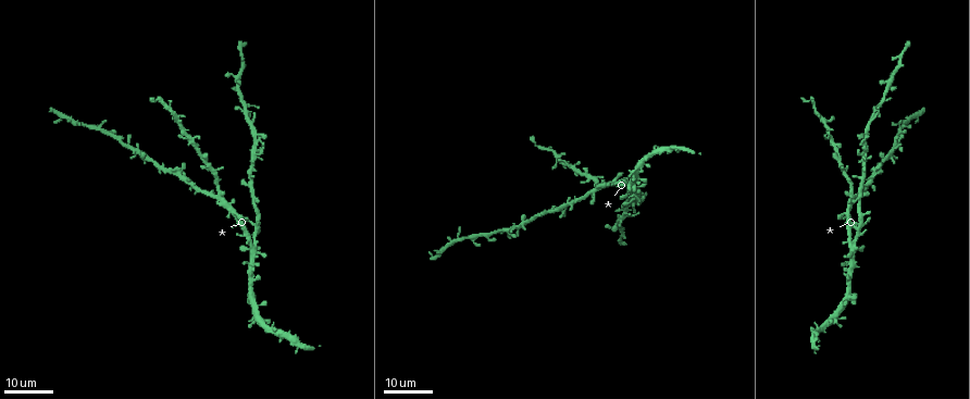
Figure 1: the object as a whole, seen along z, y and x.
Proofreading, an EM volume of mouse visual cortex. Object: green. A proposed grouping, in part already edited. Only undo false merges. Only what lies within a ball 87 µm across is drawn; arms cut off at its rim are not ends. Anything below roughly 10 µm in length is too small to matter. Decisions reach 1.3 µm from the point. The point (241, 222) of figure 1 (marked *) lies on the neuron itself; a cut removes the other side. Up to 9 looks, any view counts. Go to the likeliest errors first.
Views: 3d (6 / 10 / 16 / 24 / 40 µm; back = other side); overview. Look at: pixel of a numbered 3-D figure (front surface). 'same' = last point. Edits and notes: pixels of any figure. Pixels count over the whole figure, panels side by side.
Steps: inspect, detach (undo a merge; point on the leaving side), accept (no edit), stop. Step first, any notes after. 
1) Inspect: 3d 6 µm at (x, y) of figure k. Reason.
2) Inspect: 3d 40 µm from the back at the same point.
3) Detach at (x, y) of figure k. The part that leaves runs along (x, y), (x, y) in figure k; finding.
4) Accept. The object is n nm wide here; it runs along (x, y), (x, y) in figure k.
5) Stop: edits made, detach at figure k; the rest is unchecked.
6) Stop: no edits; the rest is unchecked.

Inspect: 3d 24 µm at (217, 198) of figure 1.

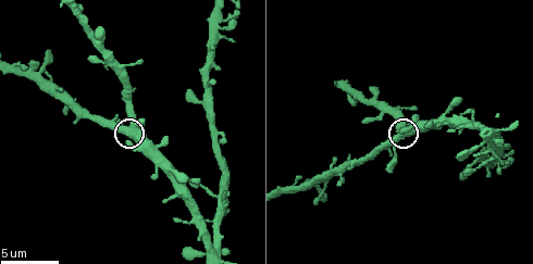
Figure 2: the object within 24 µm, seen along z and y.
Inspect: 3d 6 µm at (400, 137) of figure 2. Zoom in.

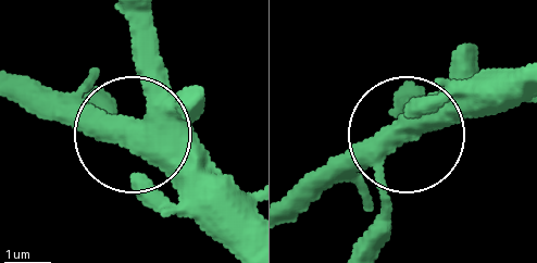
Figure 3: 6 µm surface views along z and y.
Accept. The object is 550 nm wide here; it runs along (240, 248), (139, 132), (147, 26) in figure 3; all the same neuron.

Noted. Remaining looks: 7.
Inspect: 3d 16 µm at (823, 122) of figure 1.

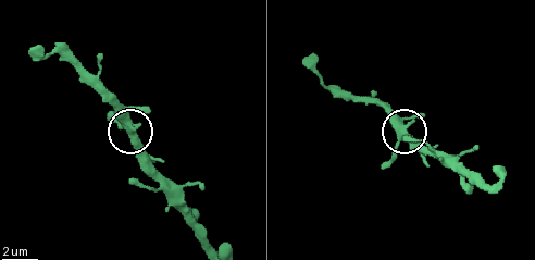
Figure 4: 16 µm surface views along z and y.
Inspect: 3d 6 µm at (134, 135) of figure 4. Closer look.

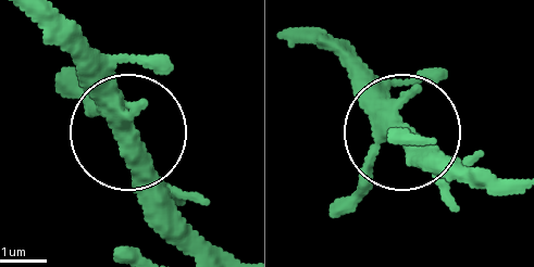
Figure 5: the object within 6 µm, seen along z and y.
Inspect: 3d 6 µm from the back at (131, 134) of figure 5. From behind.

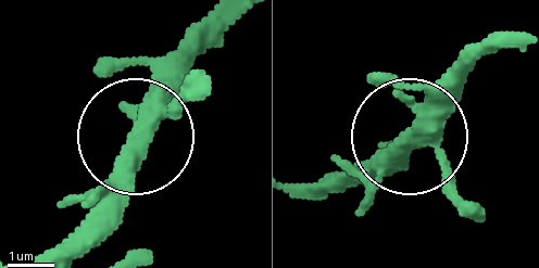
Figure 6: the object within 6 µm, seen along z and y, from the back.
Accept. 4 arms meet here; it runs along (54, 249), (148, 109), (191, 65) in figure 6; one neuron here.

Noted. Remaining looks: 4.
Inspect: 3d 10 µm at (218, 245) of figure 2. Three arms meet.

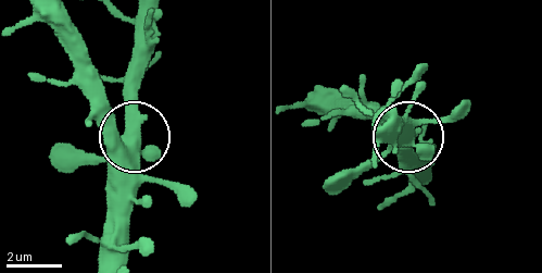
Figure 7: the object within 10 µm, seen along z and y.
Accept. The side arm is 33 µm long; 3 arms meet here; continuous, no second neuron.

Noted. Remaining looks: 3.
Inspect: 3d 10 µm at (372, 102) of figure 2. Sudden change in width.

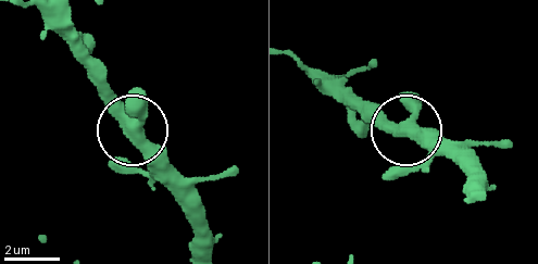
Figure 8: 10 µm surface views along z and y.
Accept. All the same neuron.

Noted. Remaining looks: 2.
Stop: no edits; the rest is unchecked.

